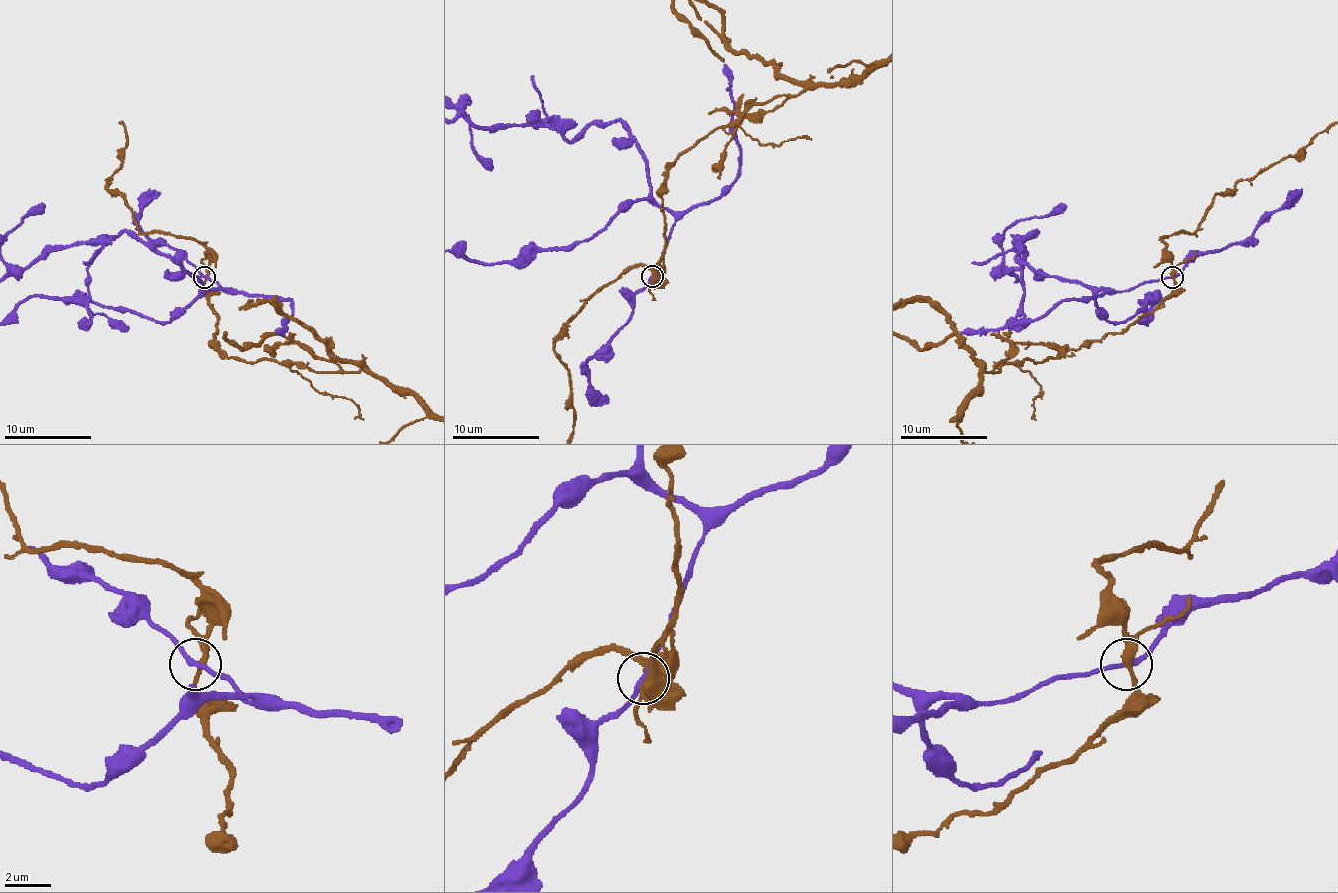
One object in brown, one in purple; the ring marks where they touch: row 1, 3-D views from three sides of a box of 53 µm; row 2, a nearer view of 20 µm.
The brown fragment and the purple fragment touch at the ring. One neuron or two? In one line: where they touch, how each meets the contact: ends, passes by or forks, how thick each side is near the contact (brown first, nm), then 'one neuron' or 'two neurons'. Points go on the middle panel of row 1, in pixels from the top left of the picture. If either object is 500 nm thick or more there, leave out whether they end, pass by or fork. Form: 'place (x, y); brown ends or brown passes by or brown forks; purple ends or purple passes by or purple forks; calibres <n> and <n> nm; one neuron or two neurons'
place (652, 276); brown passes by; purple passes by; calibres 280 and 220 nm; one neuron

